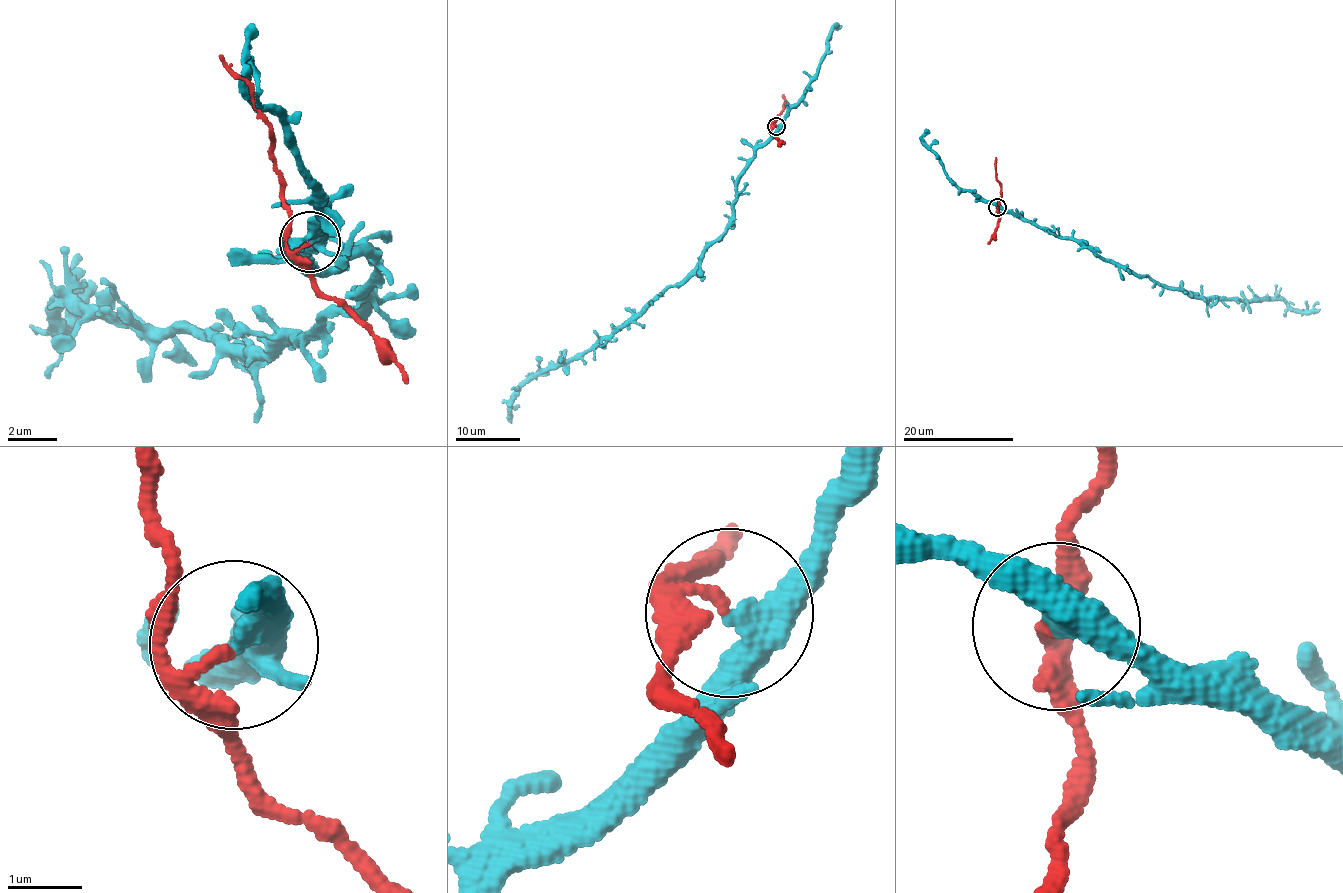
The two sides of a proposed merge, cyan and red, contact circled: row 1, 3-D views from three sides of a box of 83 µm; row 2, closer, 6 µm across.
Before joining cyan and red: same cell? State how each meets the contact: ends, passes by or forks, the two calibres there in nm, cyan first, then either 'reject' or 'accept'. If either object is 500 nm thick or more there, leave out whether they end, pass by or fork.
cyan passes by; red passes by; 360 nm thick on the cyan side, 110 nm on the other; reject

